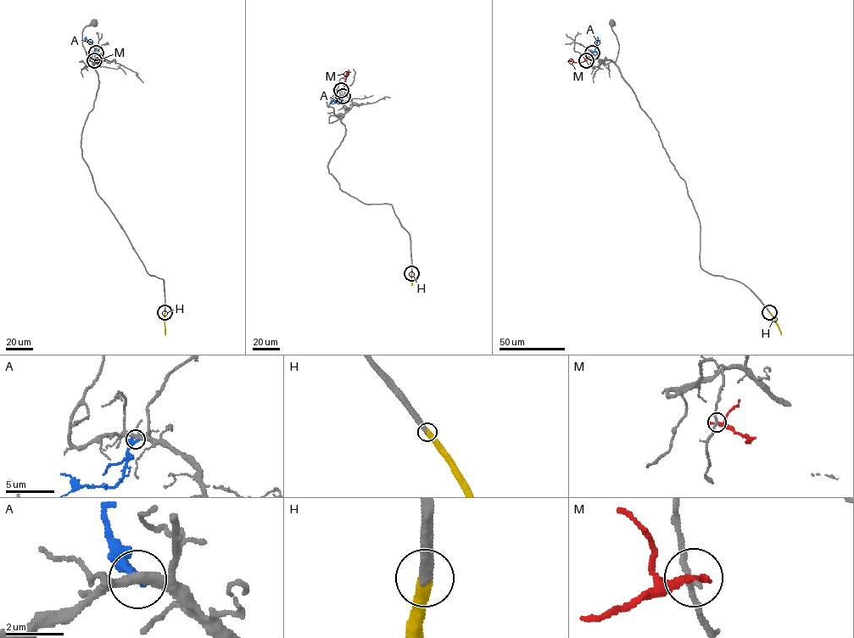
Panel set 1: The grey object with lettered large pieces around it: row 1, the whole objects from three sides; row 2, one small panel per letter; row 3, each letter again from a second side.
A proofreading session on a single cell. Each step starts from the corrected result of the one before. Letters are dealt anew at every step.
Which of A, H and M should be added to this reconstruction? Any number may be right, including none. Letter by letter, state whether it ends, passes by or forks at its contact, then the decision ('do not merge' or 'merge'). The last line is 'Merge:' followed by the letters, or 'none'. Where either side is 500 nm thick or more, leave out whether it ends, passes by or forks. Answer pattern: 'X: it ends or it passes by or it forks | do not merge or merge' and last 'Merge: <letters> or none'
A: it ends | do not merge
H: it ends | merge
M: it ends | do not merge
Merge: H

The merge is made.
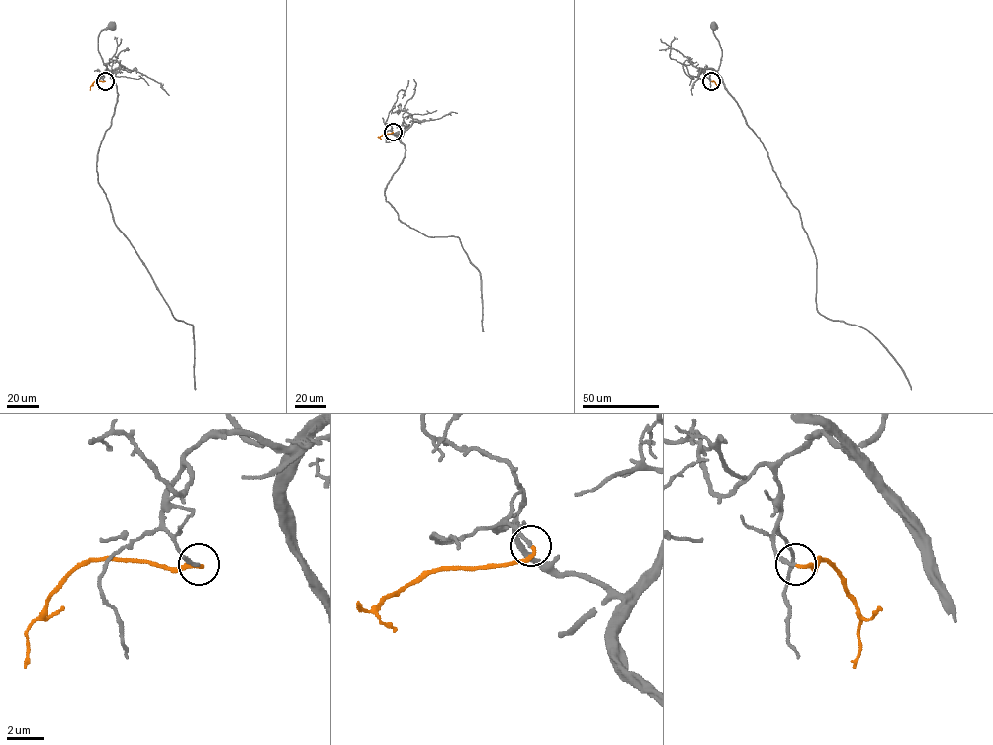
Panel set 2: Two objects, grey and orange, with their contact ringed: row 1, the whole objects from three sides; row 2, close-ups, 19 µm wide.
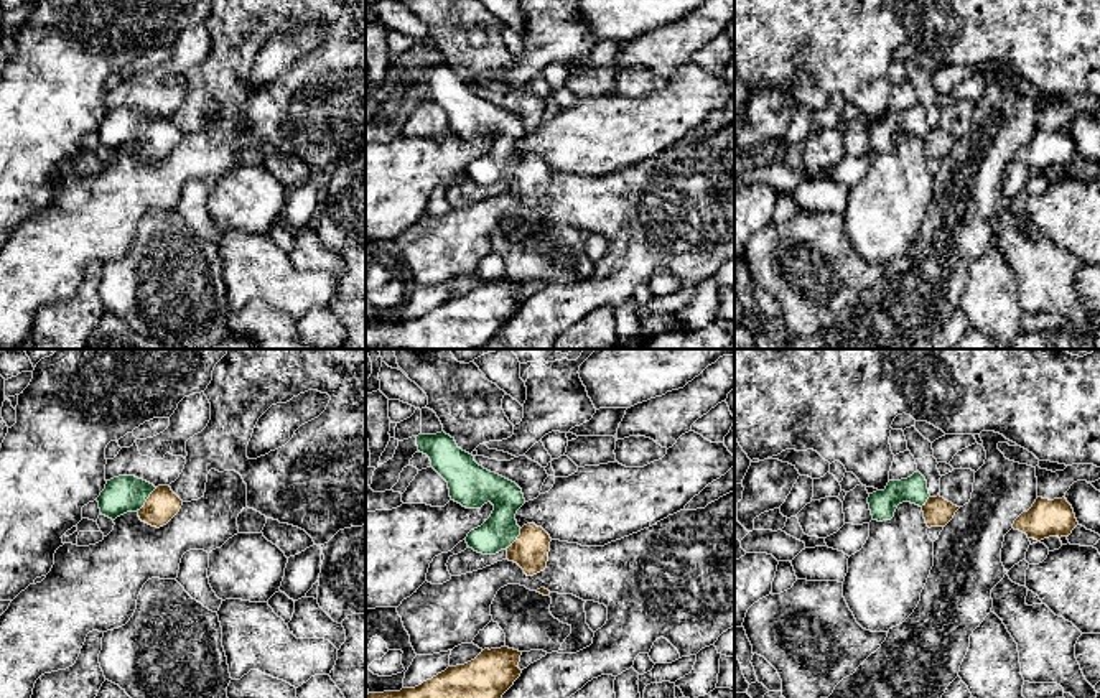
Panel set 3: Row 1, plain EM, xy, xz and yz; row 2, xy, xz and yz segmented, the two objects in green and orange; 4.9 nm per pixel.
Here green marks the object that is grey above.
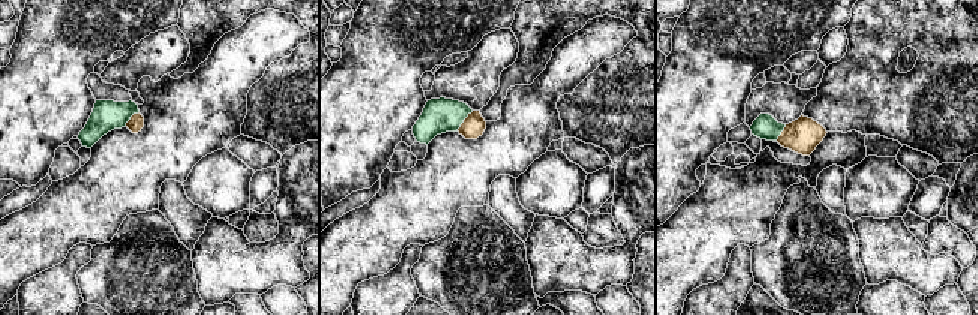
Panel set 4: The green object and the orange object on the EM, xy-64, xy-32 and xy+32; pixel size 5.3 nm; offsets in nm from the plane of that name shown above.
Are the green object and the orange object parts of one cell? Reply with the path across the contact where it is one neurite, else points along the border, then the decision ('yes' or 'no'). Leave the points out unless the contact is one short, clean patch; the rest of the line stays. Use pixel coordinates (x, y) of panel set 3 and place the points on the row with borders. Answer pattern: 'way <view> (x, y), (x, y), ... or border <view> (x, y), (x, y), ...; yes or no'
way xy (122, 494), (147, 497), (153, 504), (163, 504); yes

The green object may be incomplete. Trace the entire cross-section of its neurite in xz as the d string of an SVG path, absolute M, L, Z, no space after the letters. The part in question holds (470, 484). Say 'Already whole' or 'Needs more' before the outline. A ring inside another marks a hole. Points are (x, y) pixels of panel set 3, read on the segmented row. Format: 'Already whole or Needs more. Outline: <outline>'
Needs more. Outline: M445 431L415 438L418 451L430 458L431 468L448 482L451 500L466 509L481 509L487 502L494 505L491 517L468 533L468 547L482 555L506 550L506 560L517 563L527 576L543 571L552 538L535 524L517 525L515 514L525 504L522 489L479 466Z

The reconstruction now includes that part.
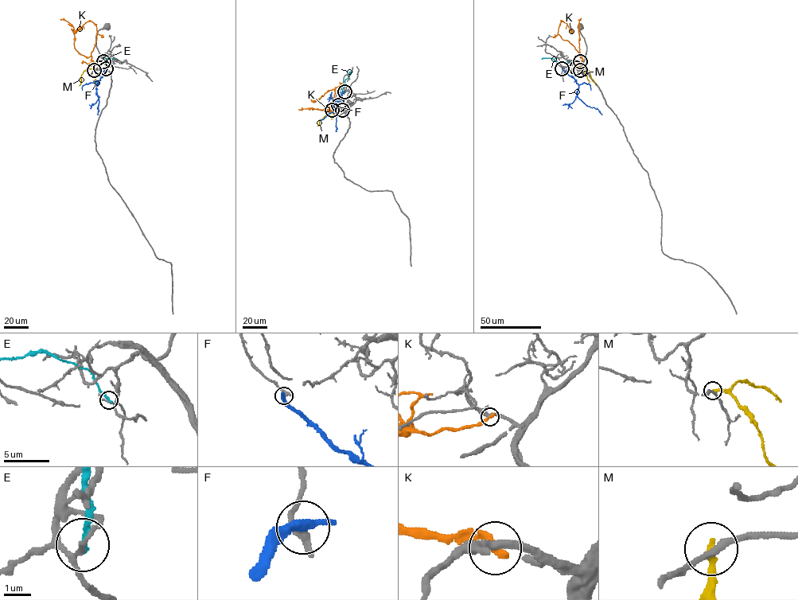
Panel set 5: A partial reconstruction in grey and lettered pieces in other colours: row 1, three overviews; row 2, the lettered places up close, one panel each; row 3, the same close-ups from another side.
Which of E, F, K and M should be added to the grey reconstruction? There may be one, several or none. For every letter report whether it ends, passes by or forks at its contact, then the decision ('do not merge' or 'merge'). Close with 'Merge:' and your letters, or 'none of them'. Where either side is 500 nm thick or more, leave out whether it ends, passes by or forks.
E: it ends; do not merge
F: it passes by; do not merge
K: it ends; do not merge
M: it ends; do not merge
Merge: none of them

